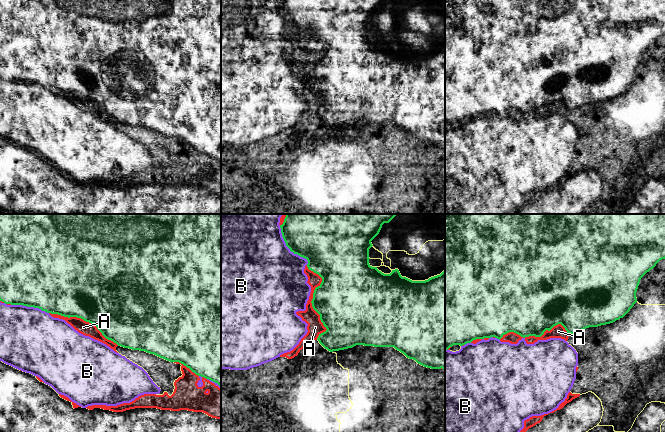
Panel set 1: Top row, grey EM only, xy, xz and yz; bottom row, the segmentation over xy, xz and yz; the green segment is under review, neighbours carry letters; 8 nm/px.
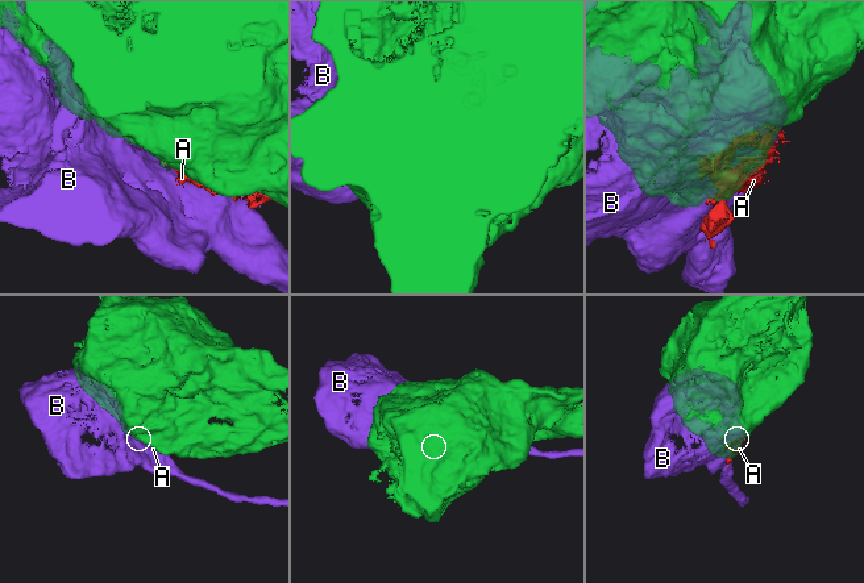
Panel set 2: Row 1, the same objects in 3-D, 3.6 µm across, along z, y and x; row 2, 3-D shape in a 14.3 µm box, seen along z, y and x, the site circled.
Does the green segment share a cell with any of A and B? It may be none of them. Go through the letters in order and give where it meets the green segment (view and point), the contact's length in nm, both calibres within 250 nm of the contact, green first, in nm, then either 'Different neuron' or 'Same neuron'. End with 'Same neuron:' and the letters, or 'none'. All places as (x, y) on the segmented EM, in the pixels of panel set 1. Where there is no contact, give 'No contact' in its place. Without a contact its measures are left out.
A: Touches green at xz (311, 301). Shared border 600 nm. Thickness 440 nm (green) against 130 nm. Different neuron
B: Touches green at xz (288, 247). Shared border 400 nm. Thickness 480 nm (green) against 500 nm. Different neuron
Same neuron: none

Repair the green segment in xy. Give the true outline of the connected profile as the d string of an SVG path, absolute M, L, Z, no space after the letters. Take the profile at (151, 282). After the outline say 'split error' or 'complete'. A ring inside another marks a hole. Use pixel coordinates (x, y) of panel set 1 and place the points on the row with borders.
M0 214L0 301L39 308L51 314L77 317L94 324L102 335L118 346L145 351L170 362L179 362L196 375L221 387L221 214Z; complete

